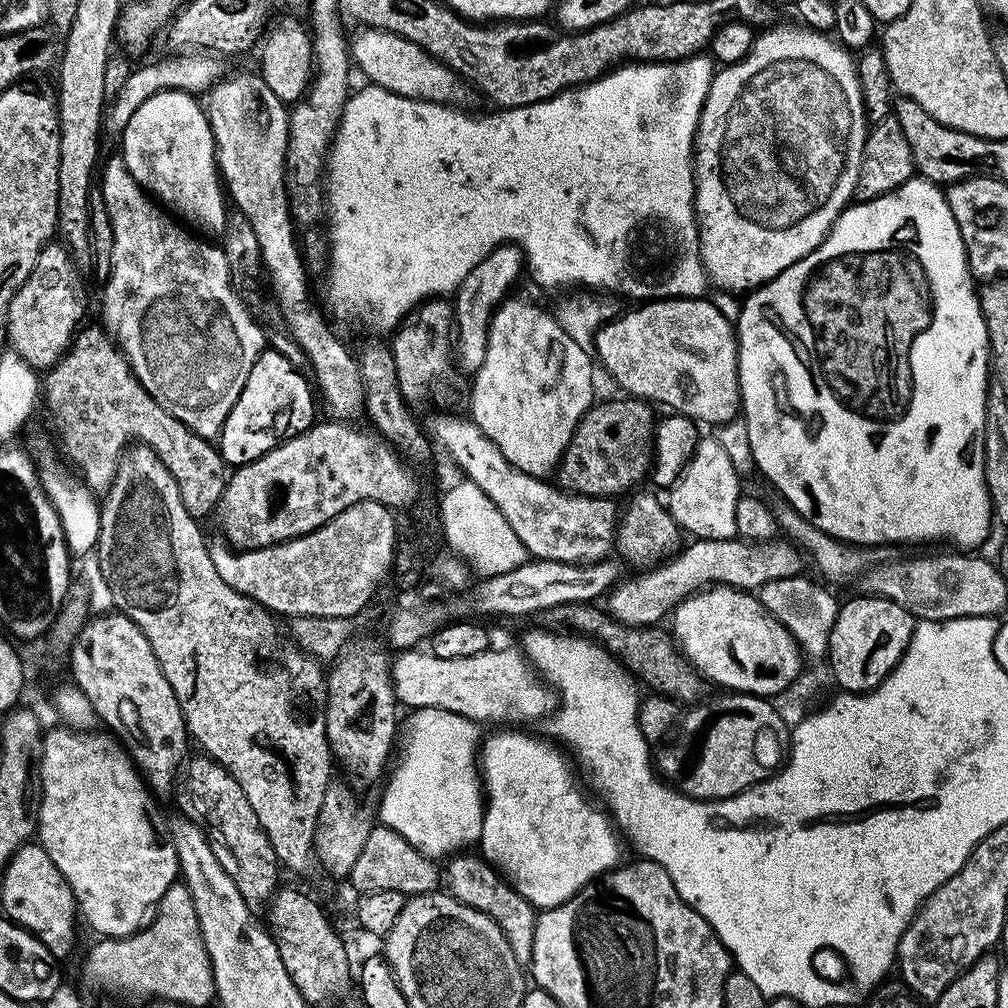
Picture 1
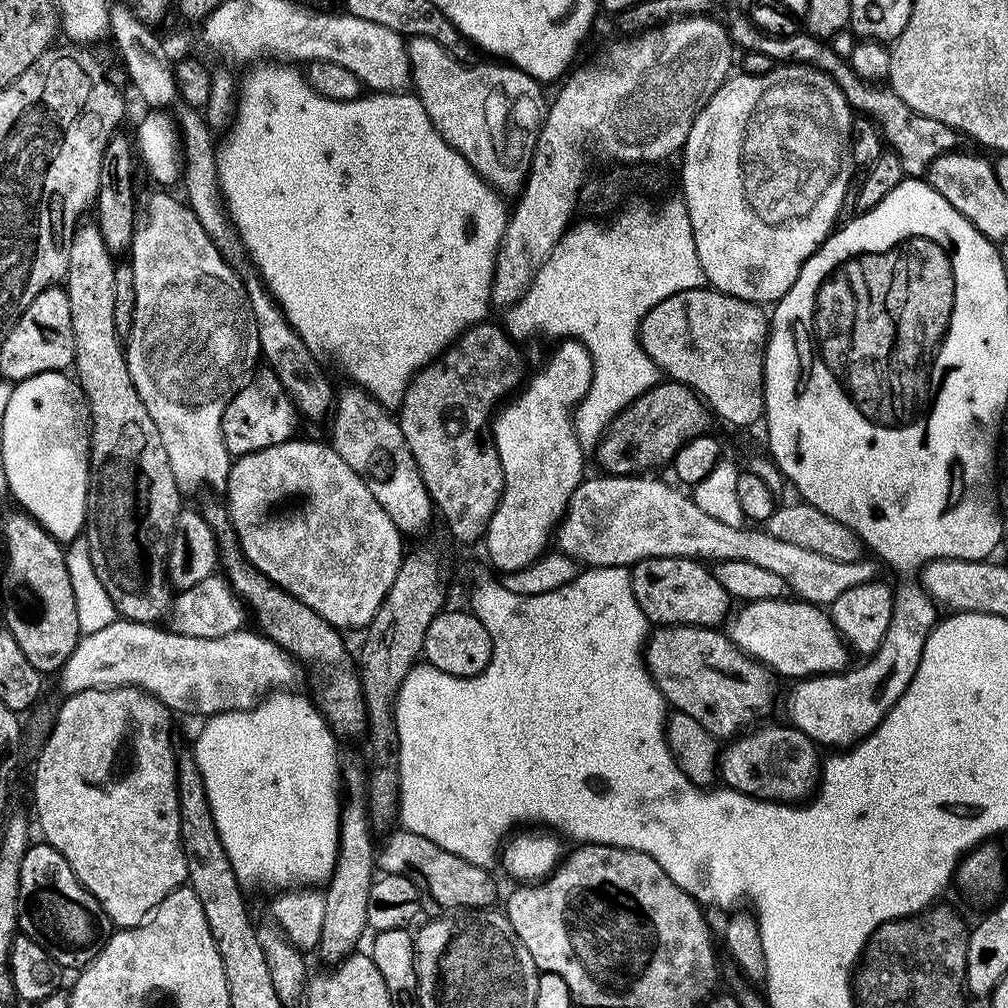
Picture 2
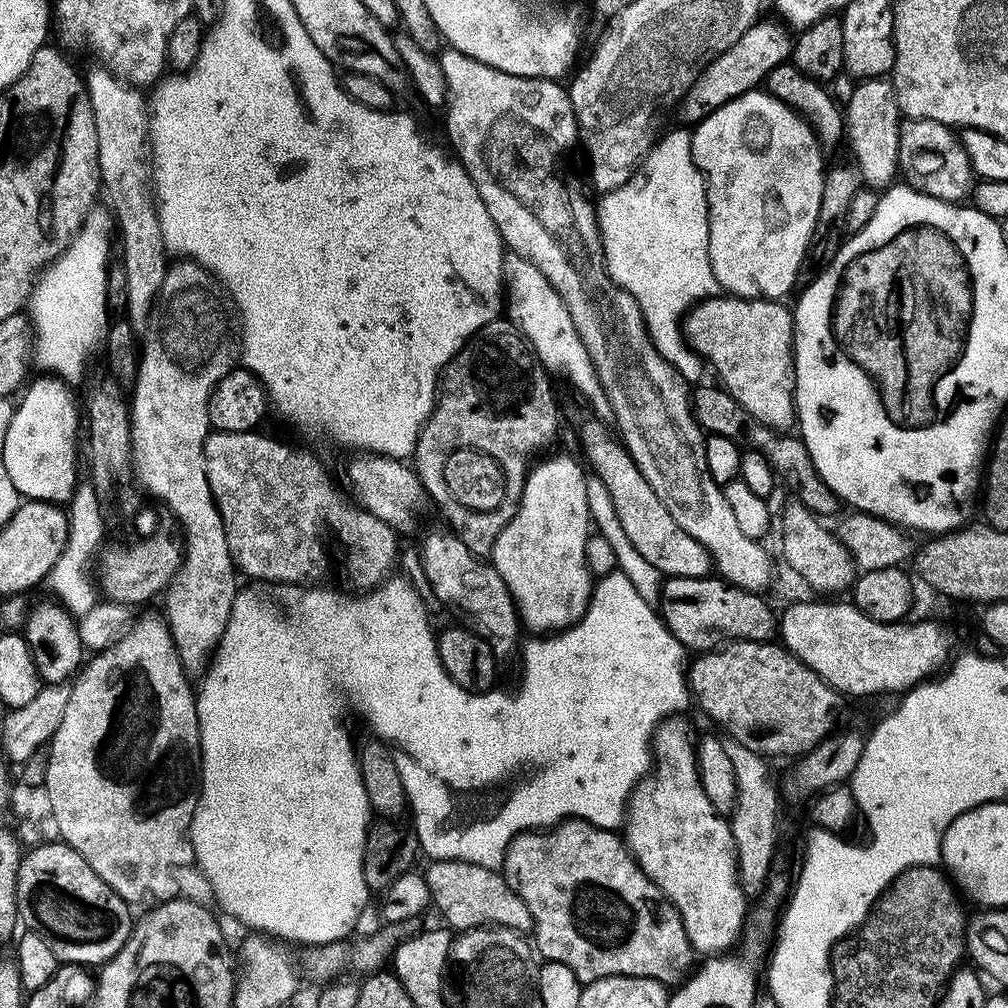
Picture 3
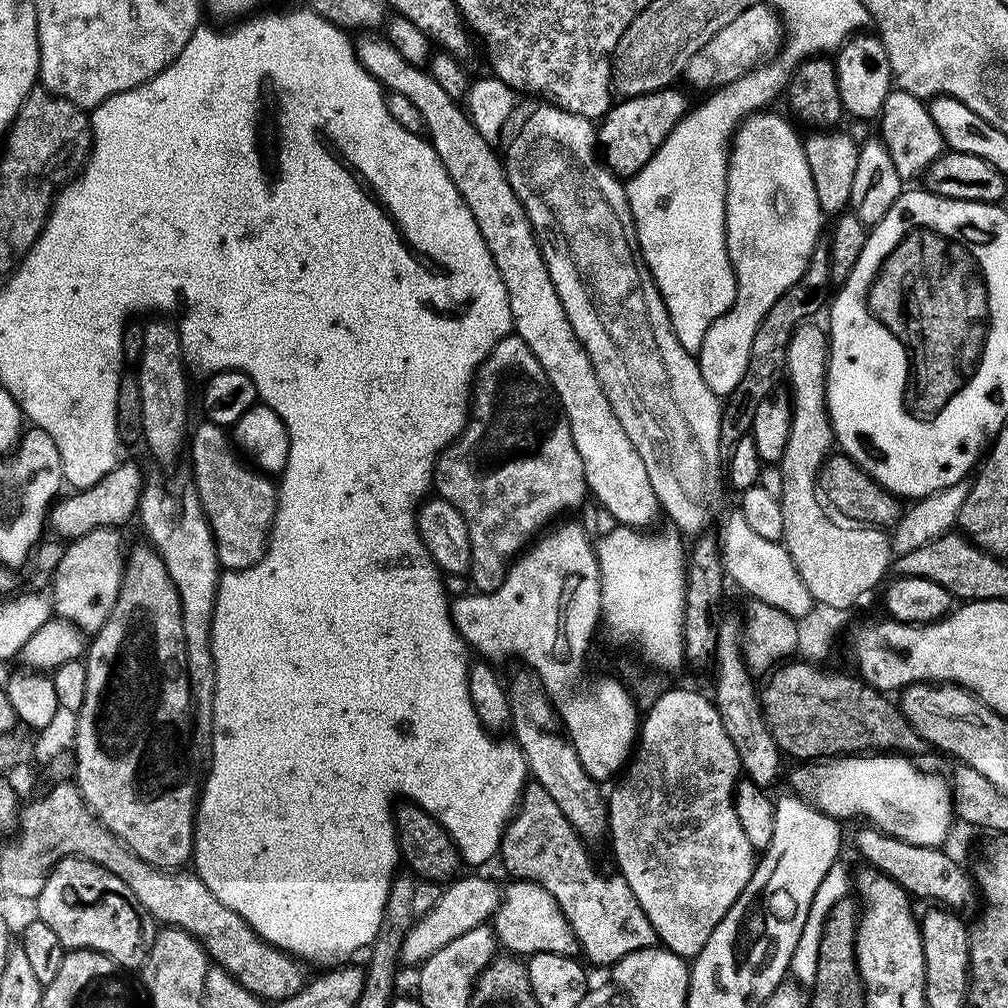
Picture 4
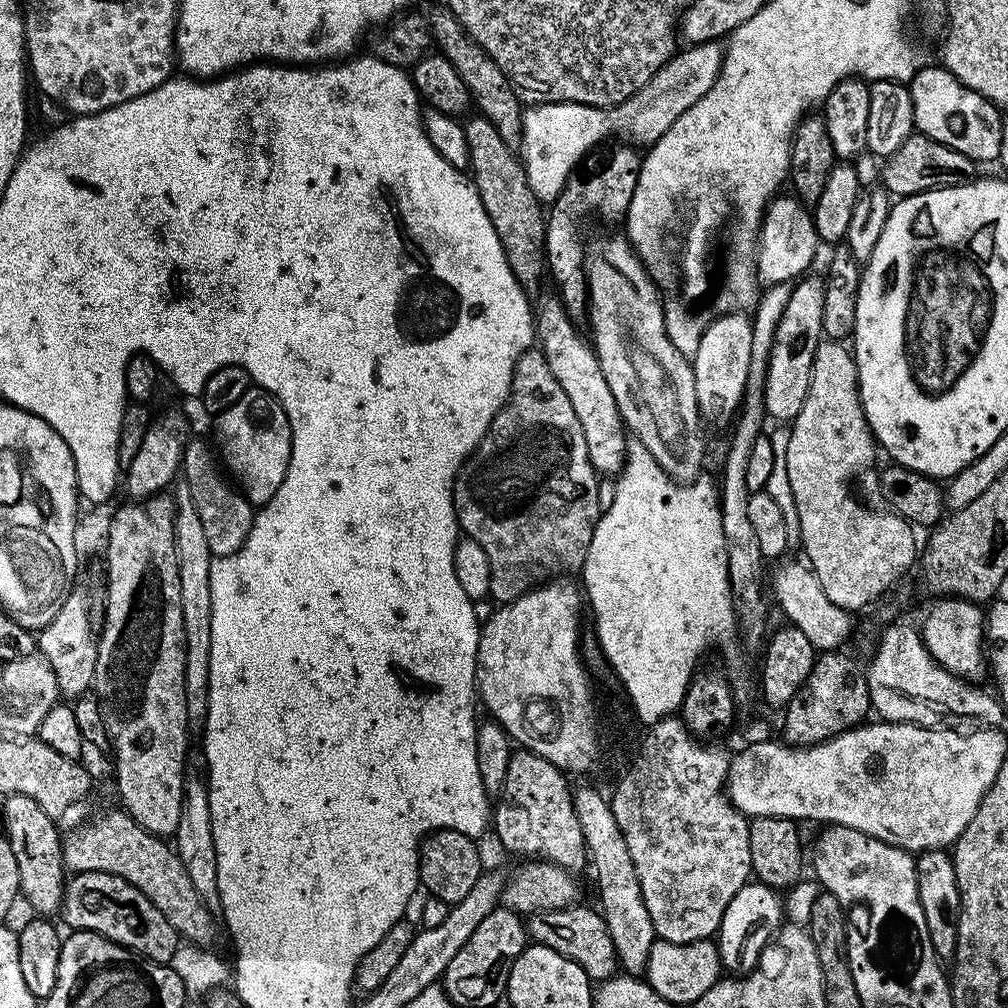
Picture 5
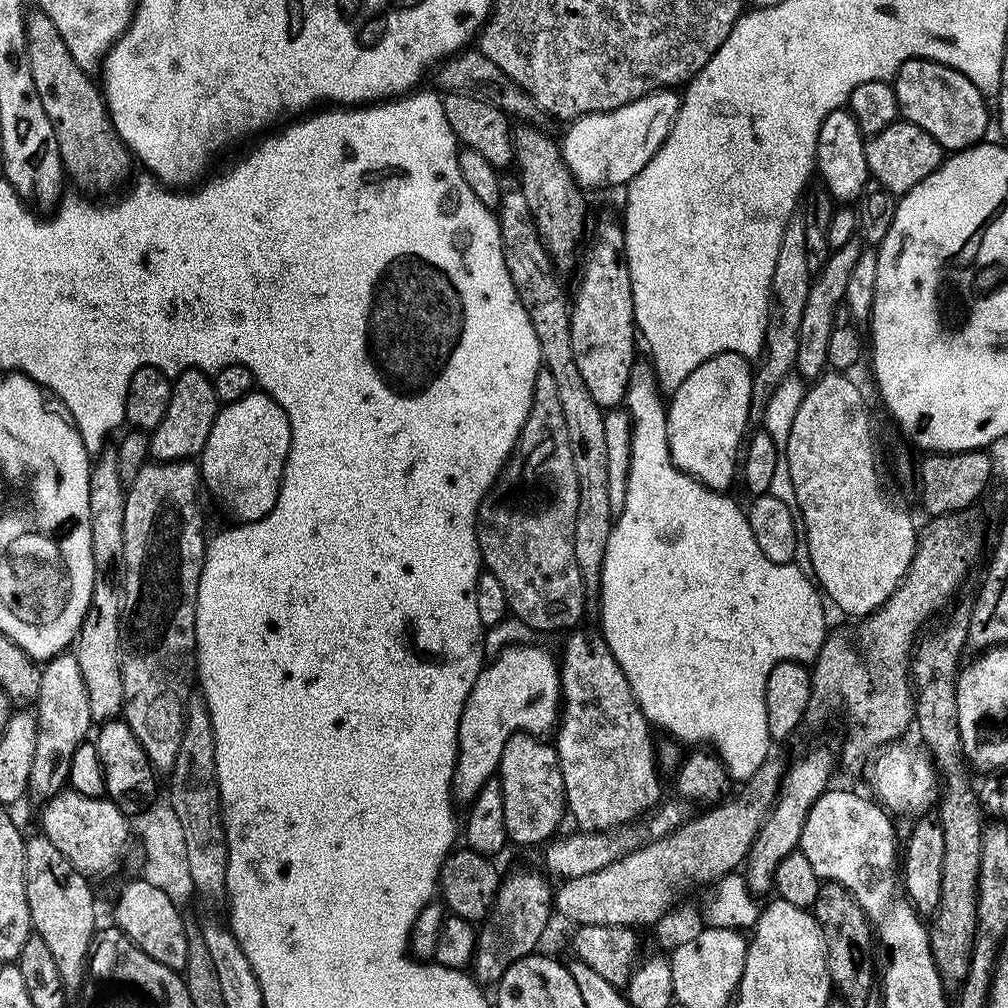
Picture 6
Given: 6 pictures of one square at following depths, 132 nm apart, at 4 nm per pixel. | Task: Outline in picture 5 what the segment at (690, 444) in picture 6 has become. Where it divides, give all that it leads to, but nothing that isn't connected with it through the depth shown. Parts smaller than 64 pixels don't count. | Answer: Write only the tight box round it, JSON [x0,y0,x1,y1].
[691,310,752,424]

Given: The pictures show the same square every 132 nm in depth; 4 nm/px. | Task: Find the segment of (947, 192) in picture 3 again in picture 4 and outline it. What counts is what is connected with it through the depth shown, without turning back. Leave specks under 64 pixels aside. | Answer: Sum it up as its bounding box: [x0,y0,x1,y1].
[878,88,946,182]

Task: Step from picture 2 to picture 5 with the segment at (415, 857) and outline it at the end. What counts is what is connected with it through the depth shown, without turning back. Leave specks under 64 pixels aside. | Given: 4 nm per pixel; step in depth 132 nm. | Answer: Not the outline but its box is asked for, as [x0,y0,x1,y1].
[526,907,618,982]

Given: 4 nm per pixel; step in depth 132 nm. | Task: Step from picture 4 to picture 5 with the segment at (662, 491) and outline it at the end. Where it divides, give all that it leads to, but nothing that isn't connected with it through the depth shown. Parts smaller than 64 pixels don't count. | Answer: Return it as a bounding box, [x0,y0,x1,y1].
[586,235,704,482]

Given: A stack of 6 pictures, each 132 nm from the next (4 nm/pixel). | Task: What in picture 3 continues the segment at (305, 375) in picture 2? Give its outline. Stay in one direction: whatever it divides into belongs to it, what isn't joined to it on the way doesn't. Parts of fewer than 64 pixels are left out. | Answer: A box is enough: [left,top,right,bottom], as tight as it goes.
[348,454,426,534]

